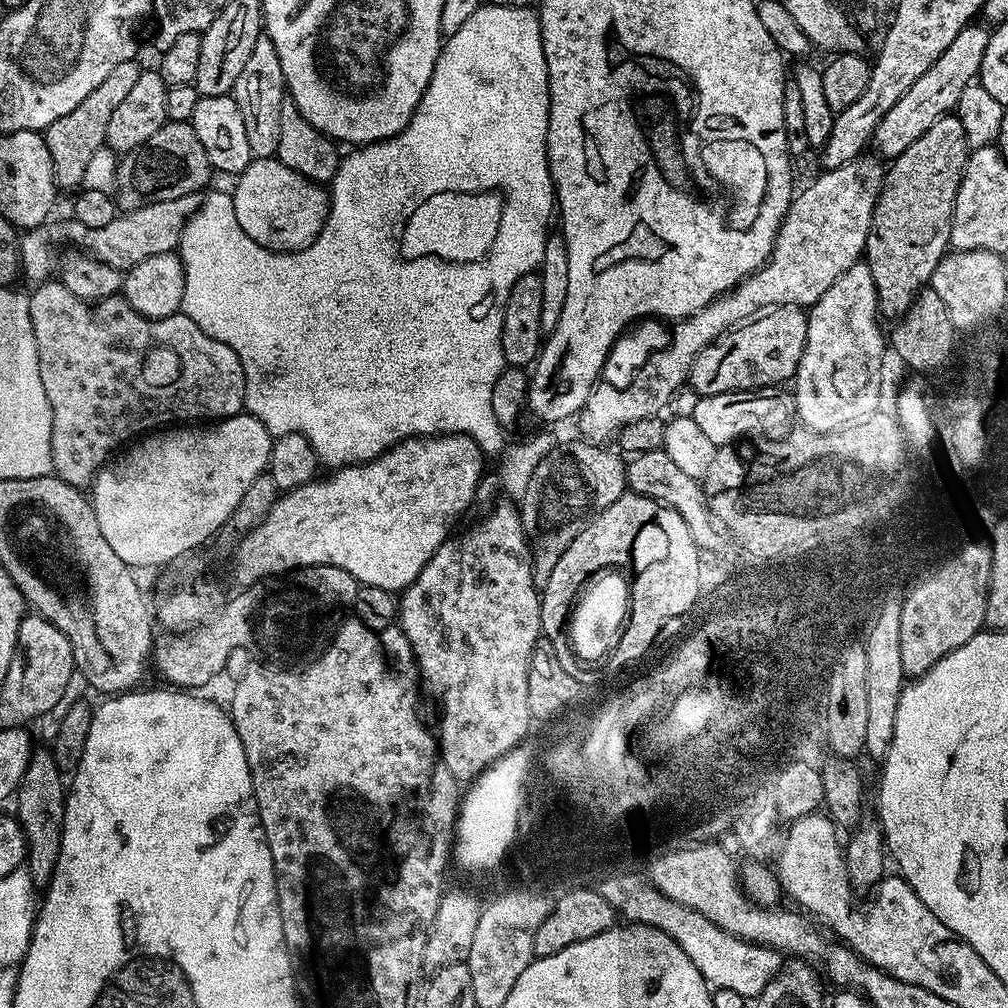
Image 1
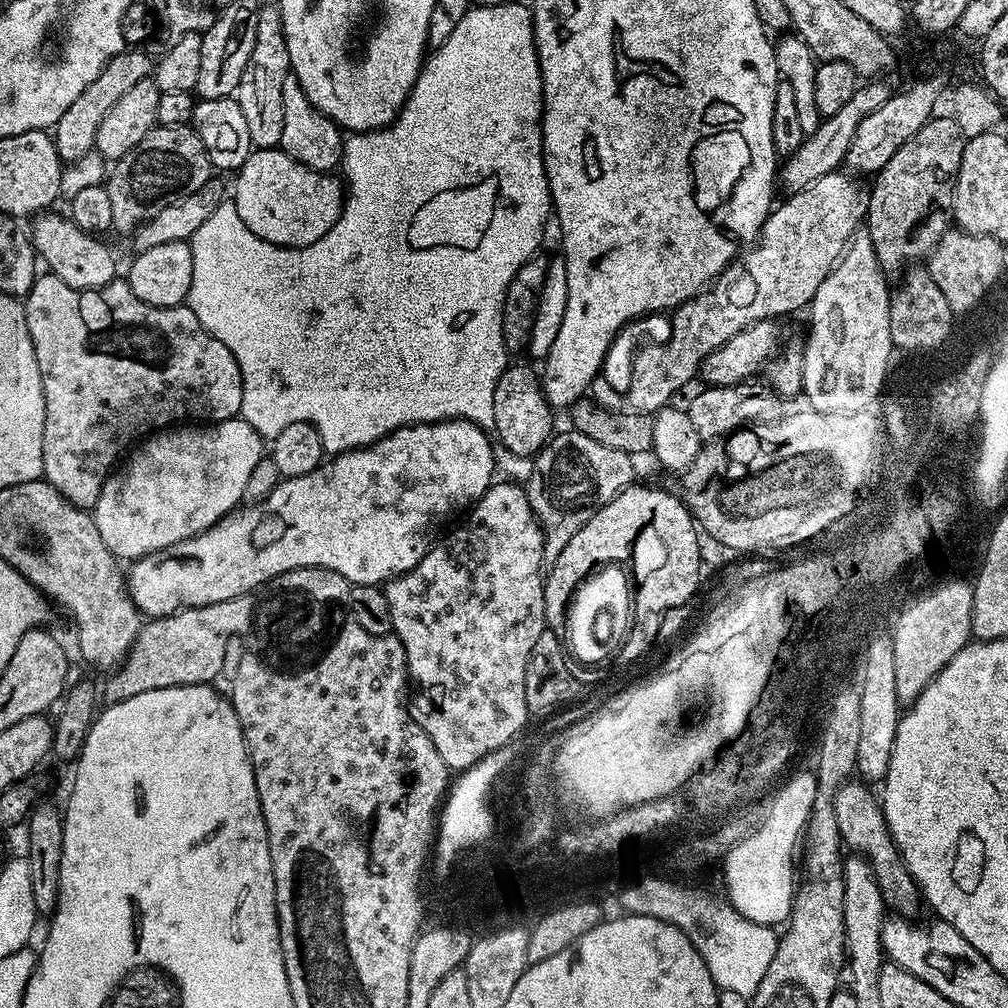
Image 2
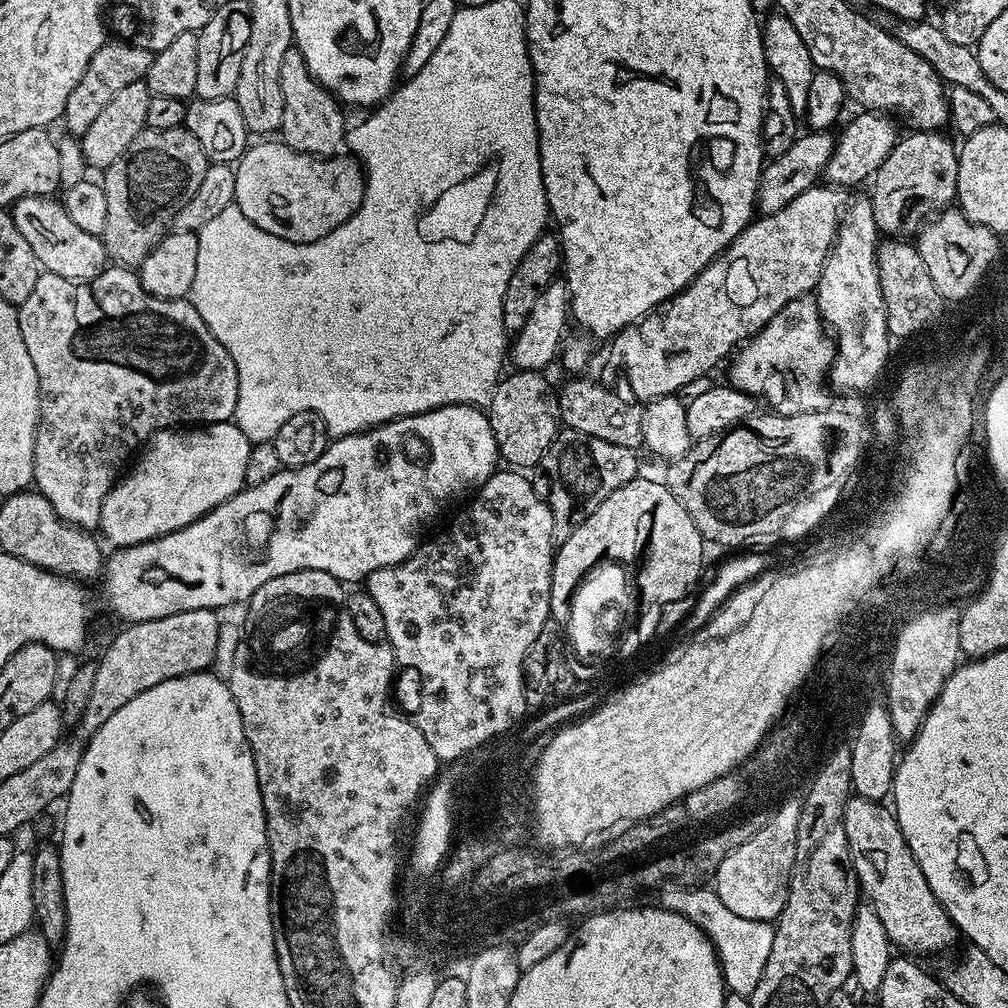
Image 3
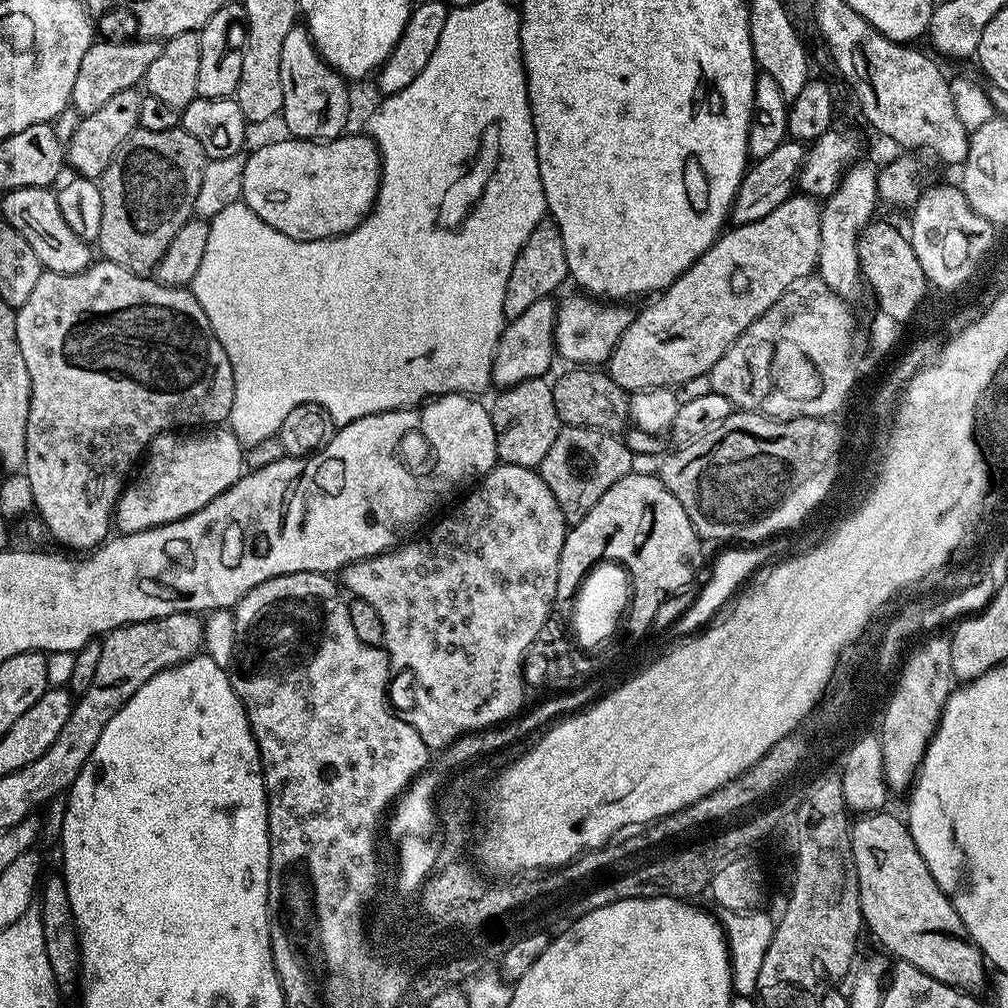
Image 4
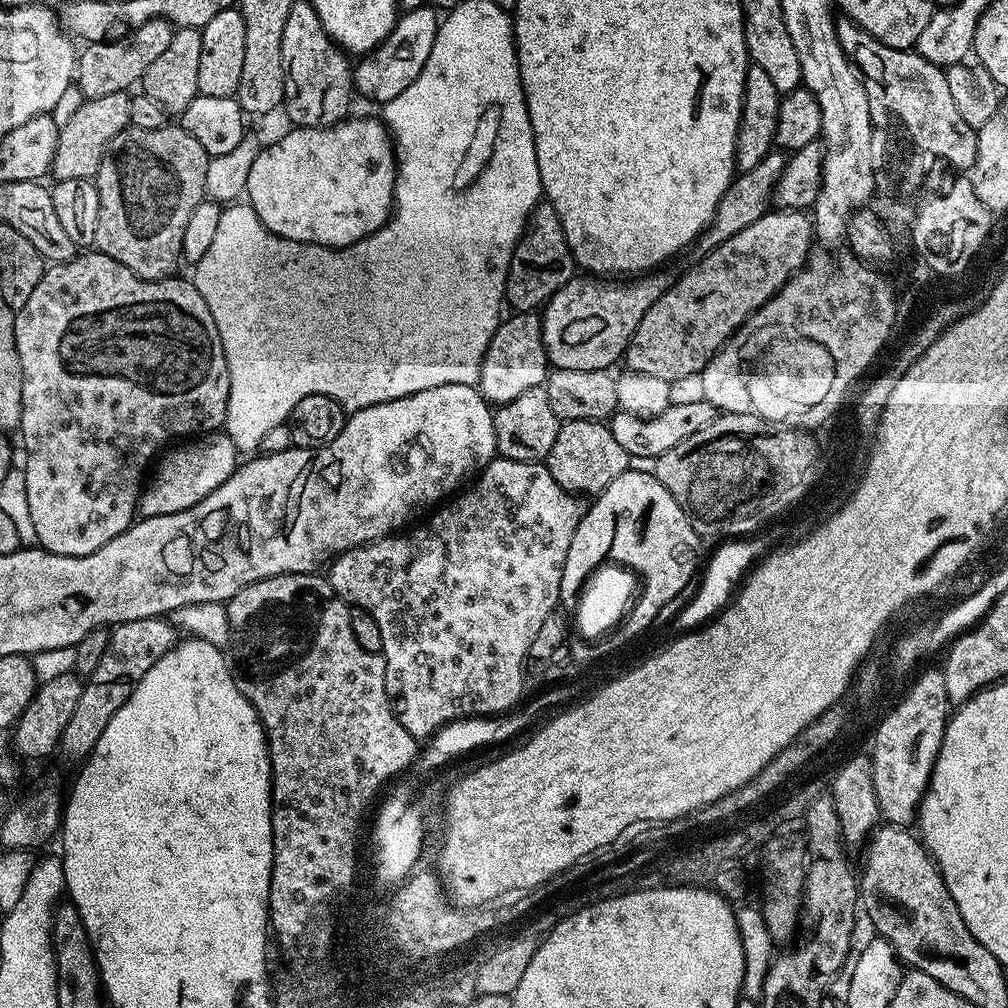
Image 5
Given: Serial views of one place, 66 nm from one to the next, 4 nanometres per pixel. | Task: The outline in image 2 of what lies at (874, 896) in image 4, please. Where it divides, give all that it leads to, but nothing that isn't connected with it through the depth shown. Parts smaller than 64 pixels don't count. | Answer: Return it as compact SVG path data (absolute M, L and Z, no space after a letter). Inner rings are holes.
M849 782L843 784L832 796L834 802L834 818L838 818L838 830L841 841L852 847L853 853L865 856L876 875L878 886L884 895L884 903L893 913L904 918L915 917L916 896L918 900L918 889L916 880L904 867L904 859L892 841L888 833L888 823L884 817L884 810L881 801L871 792L869 785L864 782Z

